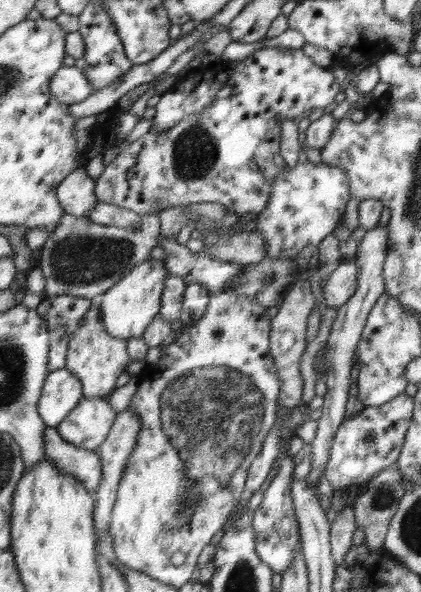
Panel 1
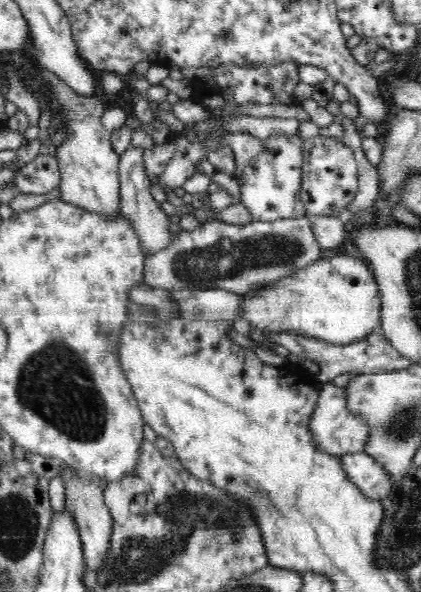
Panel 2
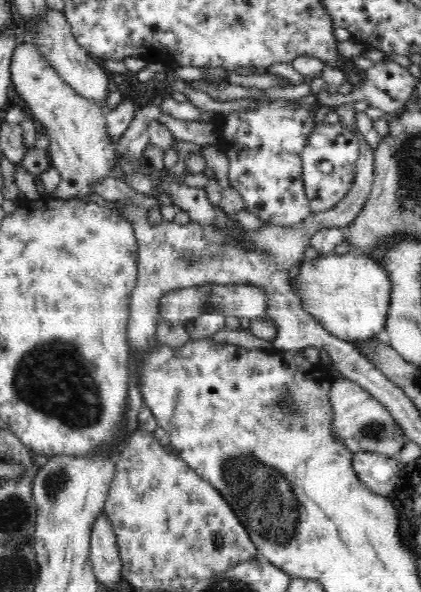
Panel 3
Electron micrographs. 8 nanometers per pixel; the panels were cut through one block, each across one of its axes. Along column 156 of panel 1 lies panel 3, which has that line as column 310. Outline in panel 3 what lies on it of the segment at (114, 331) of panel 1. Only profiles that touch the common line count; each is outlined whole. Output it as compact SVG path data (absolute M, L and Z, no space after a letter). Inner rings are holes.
M356 252L326 254L298 267L297 296L306 310L327 332L347 342L376 337L388 317L393 281L380 261Z

